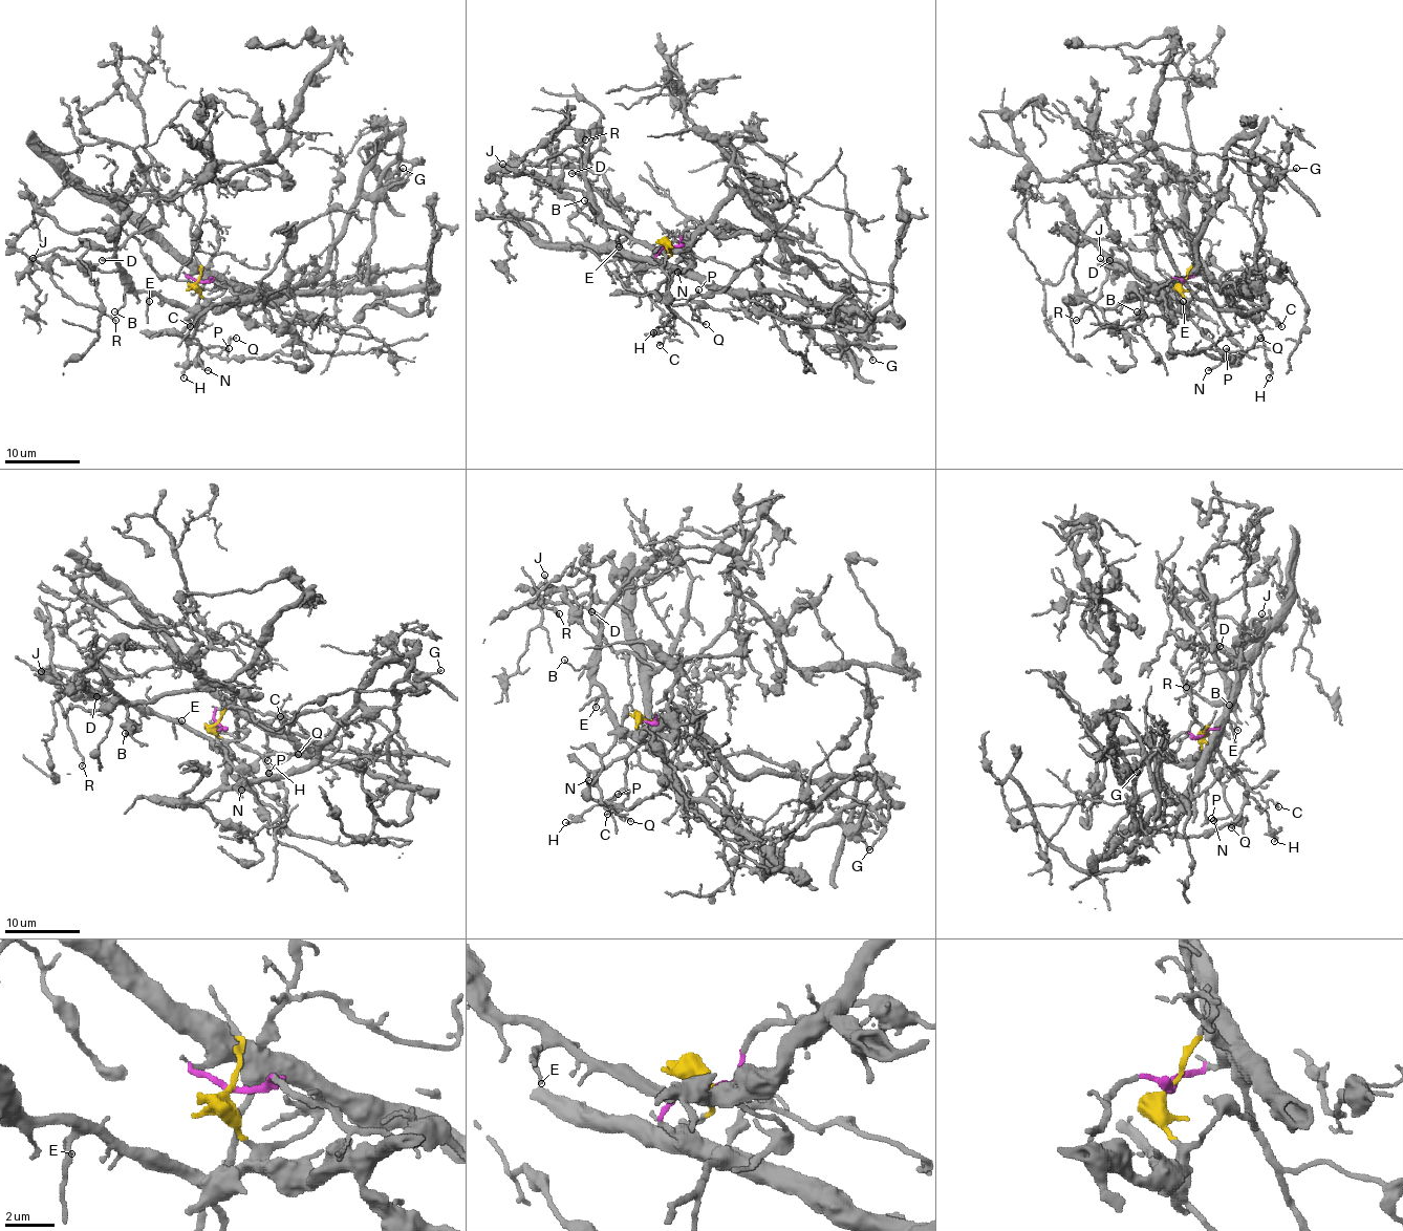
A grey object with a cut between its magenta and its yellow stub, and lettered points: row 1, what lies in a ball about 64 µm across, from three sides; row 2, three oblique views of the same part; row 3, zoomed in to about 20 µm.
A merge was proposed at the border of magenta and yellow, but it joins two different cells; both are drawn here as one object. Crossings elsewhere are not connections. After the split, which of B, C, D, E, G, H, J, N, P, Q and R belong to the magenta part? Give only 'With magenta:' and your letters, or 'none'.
With magenta: C, H, P, Q

